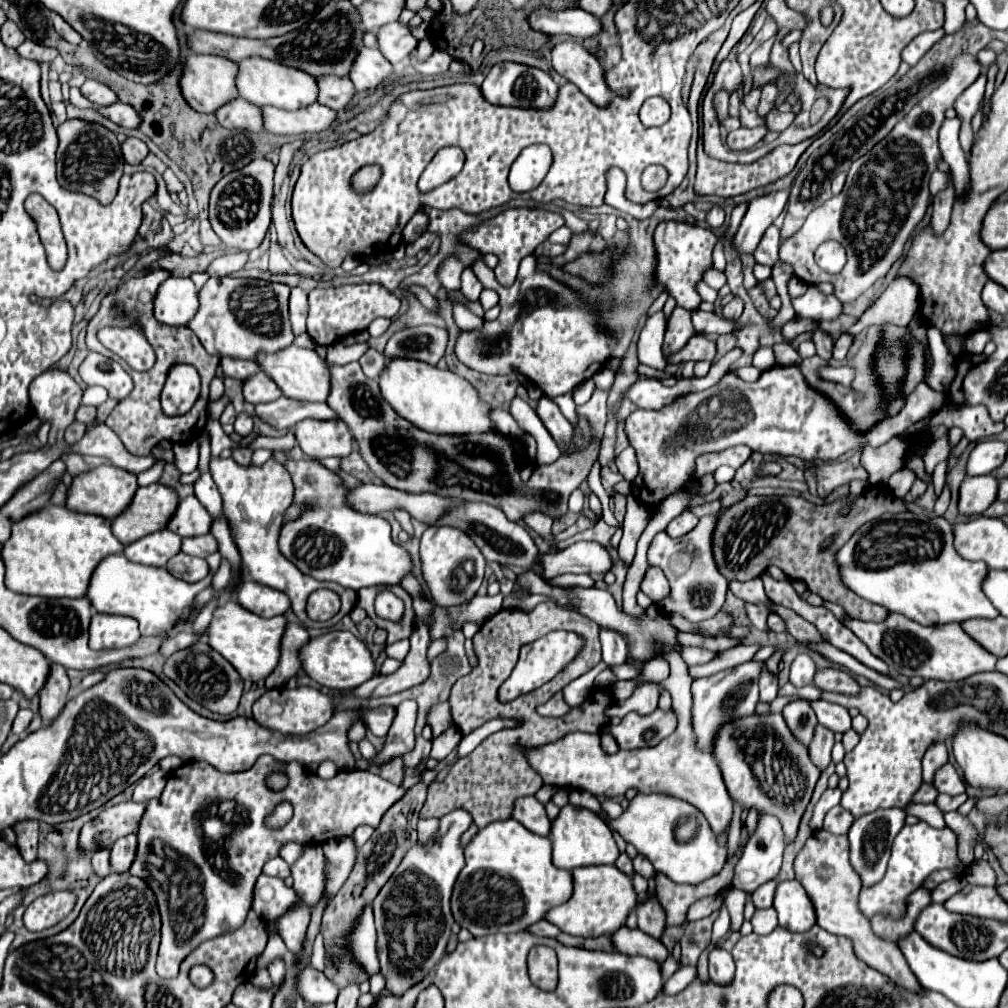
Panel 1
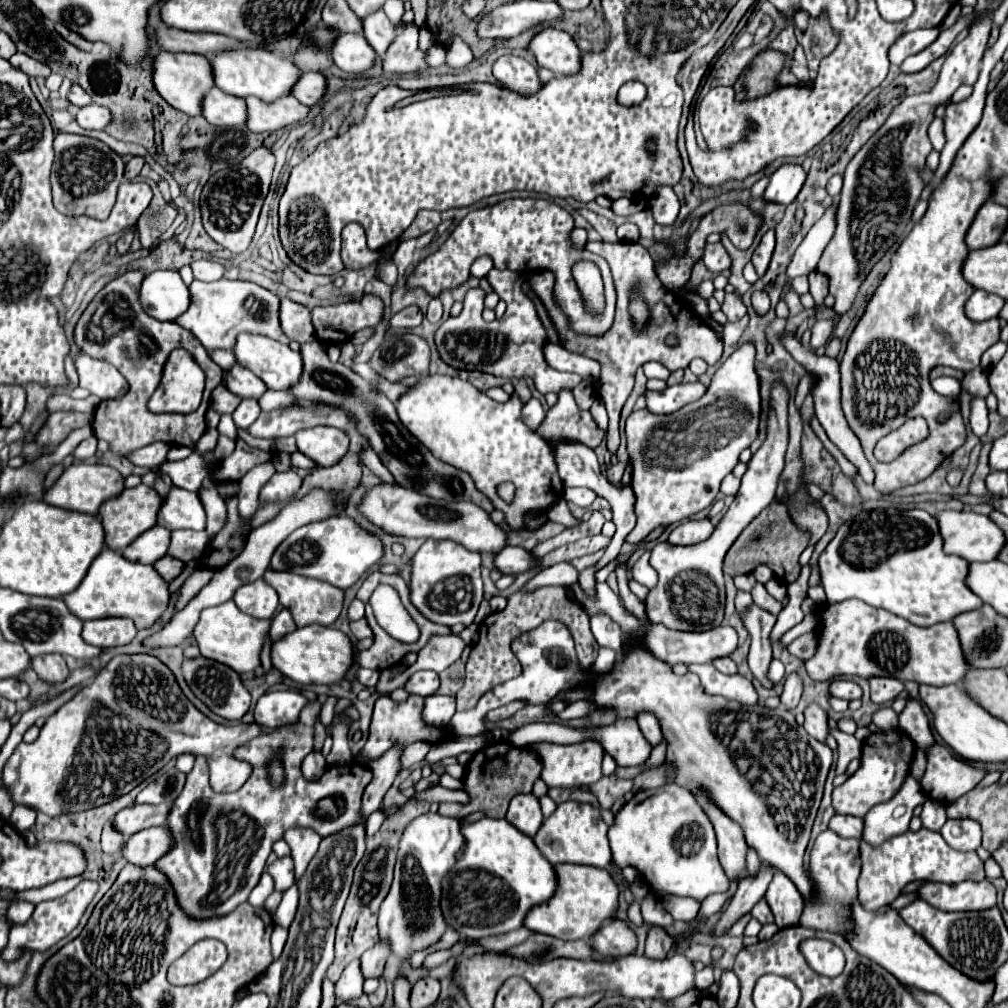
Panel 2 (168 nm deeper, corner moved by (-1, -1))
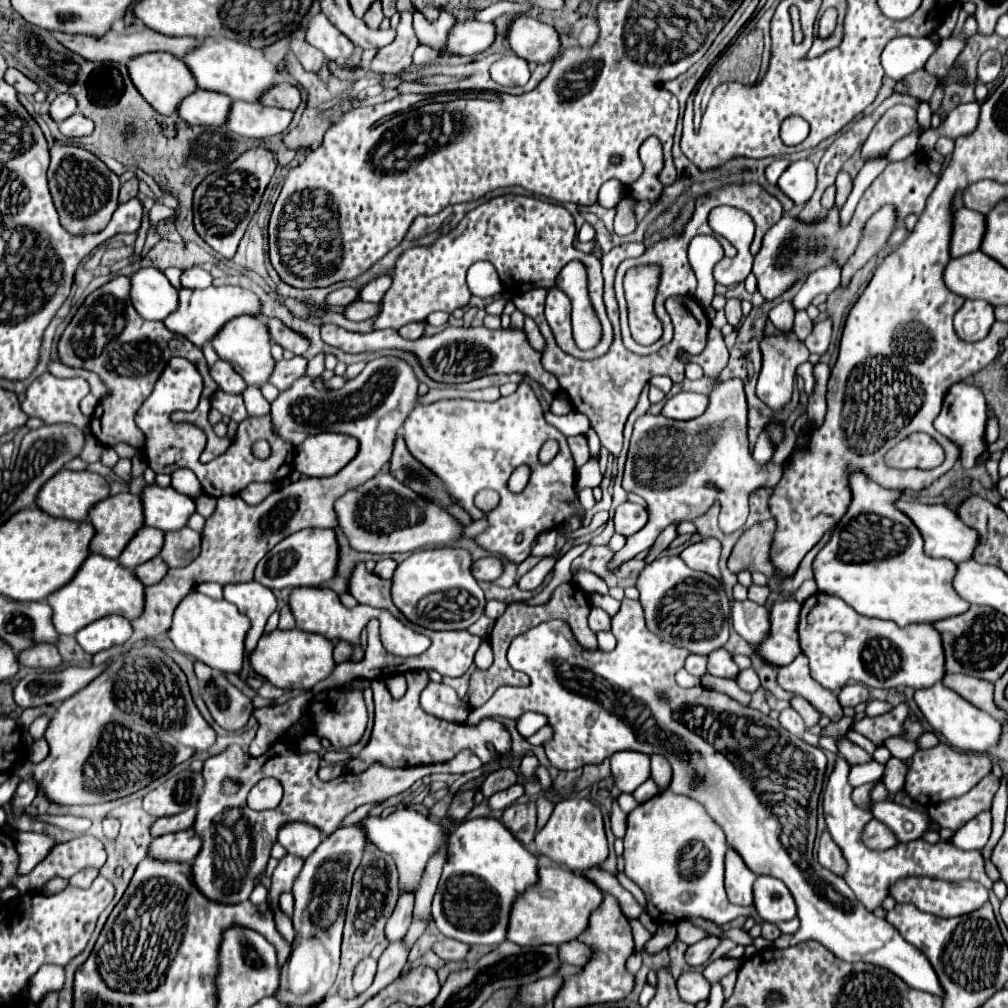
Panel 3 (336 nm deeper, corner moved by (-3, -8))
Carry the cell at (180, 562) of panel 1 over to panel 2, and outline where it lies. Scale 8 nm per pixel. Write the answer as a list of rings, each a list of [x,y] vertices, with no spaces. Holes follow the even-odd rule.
[[[164,555],[162,559],[158,559],[154,563],[154,569],[158,571],[158,575],[164,579],[164,581],[174,581],[180,573],[182,573],[182,567],[184,563],[178,561],[178,559],[172,559],[170,555]]]

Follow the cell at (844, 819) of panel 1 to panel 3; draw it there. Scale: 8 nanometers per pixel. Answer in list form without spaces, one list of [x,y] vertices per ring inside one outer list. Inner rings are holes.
[[[872,818],[868,822],[868,826],[864,826],[864,834],[862,834],[862,842],[872,848],[872,850],[886,850],[890,846],[894,846],[898,840],[894,838],[894,834],[876,818]]]

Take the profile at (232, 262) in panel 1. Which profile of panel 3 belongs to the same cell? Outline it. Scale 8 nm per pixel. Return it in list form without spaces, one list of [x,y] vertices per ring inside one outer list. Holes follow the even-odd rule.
[[[188,268],[182,272],[182,286],[184,288],[208,288],[212,284],[212,274],[204,268]]]

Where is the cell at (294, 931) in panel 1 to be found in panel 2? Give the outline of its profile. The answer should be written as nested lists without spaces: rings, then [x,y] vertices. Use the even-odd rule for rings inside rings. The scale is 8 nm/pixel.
[[[290,889],[282,895],[278,911],[274,913],[274,923],[282,925],[282,927],[290,927],[296,907],[298,907],[298,895],[294,895],[294,889]]]

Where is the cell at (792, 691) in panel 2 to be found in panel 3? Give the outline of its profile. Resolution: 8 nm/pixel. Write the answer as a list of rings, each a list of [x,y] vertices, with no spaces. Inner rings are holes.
[[[790,706],[780,712],[780,724],[782,724],[790,734],[794,734],[794,736],[798,736],[798,738],[800,738],[802,732],[806,730],[800,714],[796,714],[796,710],[792,710]]]

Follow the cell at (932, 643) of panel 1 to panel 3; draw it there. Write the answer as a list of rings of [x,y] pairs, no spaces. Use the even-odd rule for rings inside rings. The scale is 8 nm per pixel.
[[[812,594],[802,604],[800,646],[810,660],[810,676],[824,688],[838,692],[844,684],[860,682],[872,688],[930,688],[942,682],[944,648],[932,624],[908,624],[900,628],[894,622],[856,614],[836,596]]]

